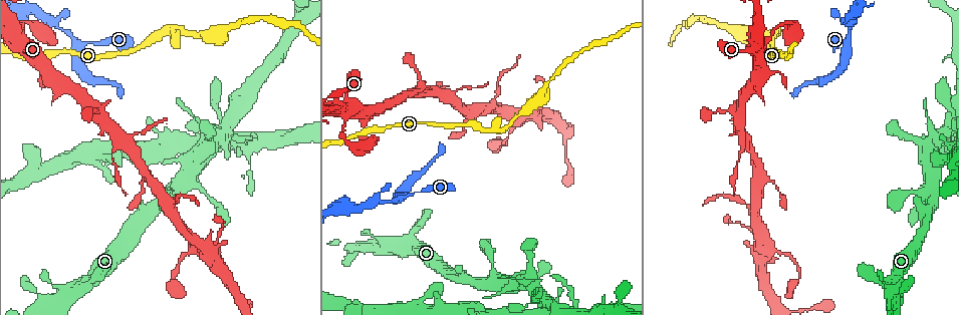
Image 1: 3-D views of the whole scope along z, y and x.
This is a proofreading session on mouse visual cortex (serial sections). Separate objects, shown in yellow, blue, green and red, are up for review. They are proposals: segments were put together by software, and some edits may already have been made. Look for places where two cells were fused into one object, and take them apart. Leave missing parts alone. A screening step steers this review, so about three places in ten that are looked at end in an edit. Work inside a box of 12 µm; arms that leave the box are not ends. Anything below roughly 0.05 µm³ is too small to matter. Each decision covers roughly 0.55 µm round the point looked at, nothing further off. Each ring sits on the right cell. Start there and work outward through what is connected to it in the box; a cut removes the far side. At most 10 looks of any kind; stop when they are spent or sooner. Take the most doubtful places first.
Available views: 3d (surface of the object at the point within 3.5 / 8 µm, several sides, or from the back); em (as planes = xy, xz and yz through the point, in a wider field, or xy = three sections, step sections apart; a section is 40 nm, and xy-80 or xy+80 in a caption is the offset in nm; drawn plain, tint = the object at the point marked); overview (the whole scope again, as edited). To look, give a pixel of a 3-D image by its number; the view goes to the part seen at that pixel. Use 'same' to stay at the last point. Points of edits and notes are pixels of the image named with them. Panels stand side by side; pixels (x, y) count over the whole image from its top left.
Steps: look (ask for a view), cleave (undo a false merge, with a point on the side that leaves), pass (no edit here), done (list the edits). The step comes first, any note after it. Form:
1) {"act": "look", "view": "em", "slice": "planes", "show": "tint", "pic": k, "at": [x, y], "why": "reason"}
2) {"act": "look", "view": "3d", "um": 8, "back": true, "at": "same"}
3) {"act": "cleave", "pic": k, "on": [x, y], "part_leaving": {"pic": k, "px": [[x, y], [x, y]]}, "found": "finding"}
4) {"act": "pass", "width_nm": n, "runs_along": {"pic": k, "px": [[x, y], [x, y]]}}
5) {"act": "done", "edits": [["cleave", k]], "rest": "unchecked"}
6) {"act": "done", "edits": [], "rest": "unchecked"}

{"act": "look", "view": "3d", "um": 3.5, "pic": 1, "at": [85, 43], "why": "narrows sharply"}

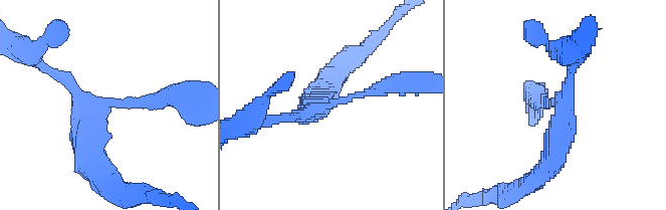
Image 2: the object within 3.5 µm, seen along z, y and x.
{"act": "look", "view": "em", "slice": "xy", "step": 1, "show": "tint", "pic": 2, "at": [326, 106], "arms": 3, "arm_widths_nm": [150, 250, 350], "why": "now the EM"}

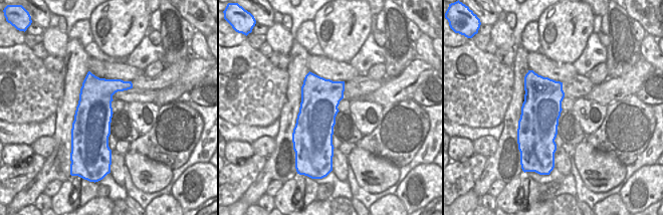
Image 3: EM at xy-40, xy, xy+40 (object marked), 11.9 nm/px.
{"act": "pass", "width_nm": 460, "runs_along": {"pic": 2, "px": [[392, 84], [271, 121]]}, "found": "one cell here"}

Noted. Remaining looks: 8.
{"act": "look", "view": "3d", "um": 3.5, "pic": 1, "at": [948, 135], "why": "narrows sharply"}

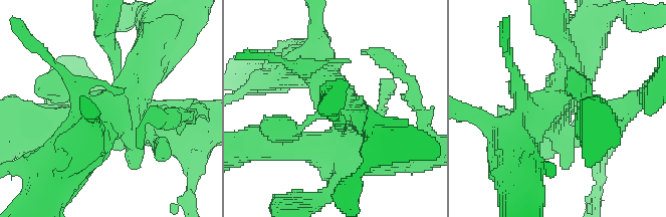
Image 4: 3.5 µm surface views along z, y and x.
{"act": "look", "view": "em", "slice": "xy", "step": 2, "show": "tint", "pic": 4, "at": [556, 105]}

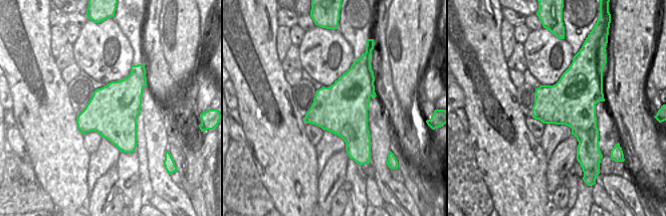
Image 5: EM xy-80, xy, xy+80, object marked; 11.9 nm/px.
{"act": "pass", "width_nm": 600, "runs_along": {"pic": 4, "px": [[302, 61], [364, 116], [355, 144]]}, "found": "one cell here"}

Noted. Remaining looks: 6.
{"act": "look", "view": "3d", "um": 3.5, "pic": 1, "at": [781, 31]}

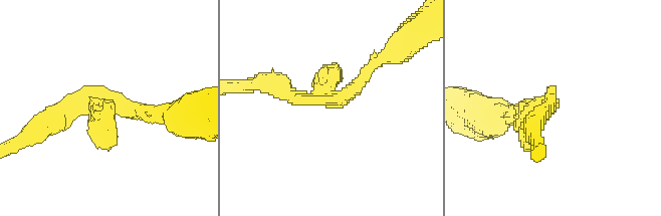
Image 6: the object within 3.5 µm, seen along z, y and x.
{"act": "look", "view": "em", "slice": "xy", "step": 2, "show": "tint", "pic": 6, "at": [319, 97], "why": "need the tissue"}

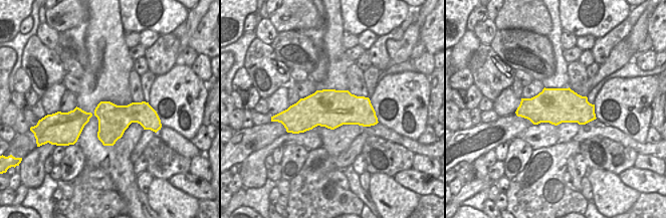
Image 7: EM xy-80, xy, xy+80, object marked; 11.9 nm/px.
{"act": "pass", "runs_along": {"pic": 7, "px": [[151, 113], [93, 113], [65, 118]]}, "found": "all the same cell"}

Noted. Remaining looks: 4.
{"act": "look", "view": "3d", "um": 8, "pic": 1, "at": [758, 44], "why": "thin arm on a thick one"}

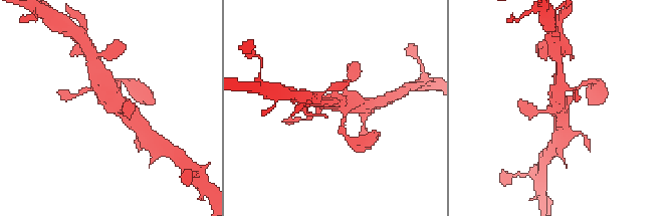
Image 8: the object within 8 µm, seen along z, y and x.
{"act": "look", "view": "3d", "um": 3.5, "pic": 8, "at": [559, 106], "why": "zoom in"}

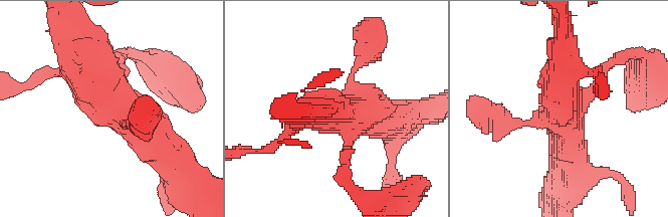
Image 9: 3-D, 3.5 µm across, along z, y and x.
{"act": "look", "view": "em", "slice": "xy", "step": 2, "show": "tint", "pic": 9, "at": [561, 109], "why": "shape alone is not enough"}

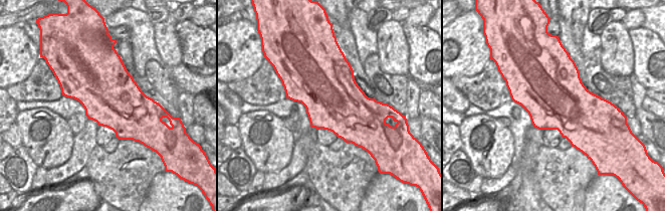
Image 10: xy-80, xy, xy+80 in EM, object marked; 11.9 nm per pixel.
{"act": "pass", "arms": 4, "runs_along": {"pic": 9, "px": [[138, 122], [126, 122], [70, 59]]}, "found": "continuous, no second cell"}

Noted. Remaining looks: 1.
{"act": "done", "edits": [], "rest": "unchecked"}

